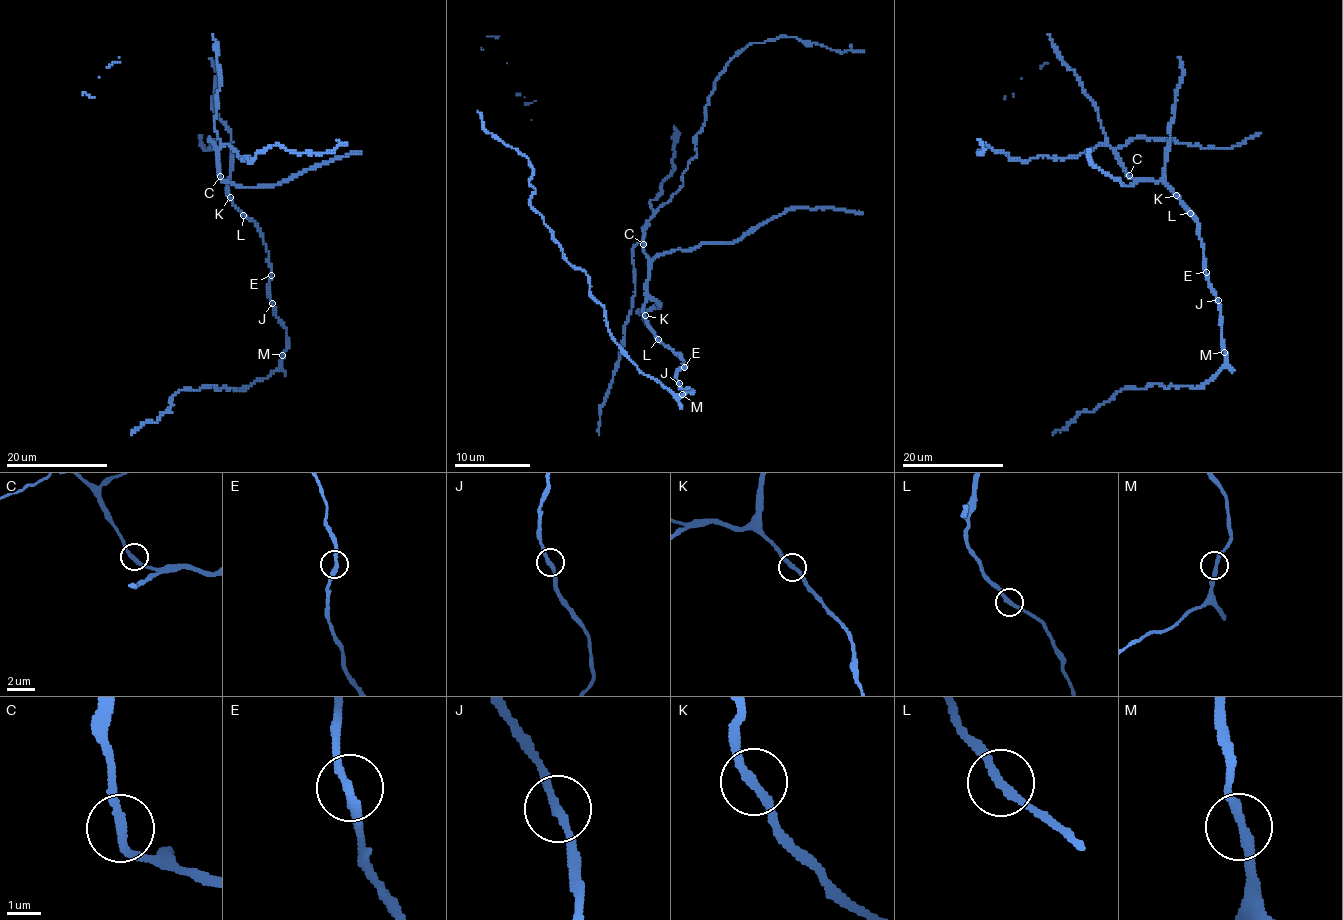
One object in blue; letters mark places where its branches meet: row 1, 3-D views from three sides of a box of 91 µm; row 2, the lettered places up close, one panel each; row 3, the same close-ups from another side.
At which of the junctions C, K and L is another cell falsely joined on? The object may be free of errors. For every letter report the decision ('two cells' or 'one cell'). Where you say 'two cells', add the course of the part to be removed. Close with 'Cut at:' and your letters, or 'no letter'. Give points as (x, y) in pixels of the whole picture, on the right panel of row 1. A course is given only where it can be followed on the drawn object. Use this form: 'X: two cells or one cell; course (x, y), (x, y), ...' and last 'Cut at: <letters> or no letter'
C: one cell
K: one cell
L: one cell
Cut at: no letter

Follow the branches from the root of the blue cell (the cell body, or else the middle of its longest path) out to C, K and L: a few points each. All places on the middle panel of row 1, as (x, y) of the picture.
C: (680, 356), (666, 347), (647, 325), (643, 312), (648, 255), (643, 244)
K: (680, 356), (666, 347), (647, 325), (645, 315)
L: (680, 356), (658, 339)

